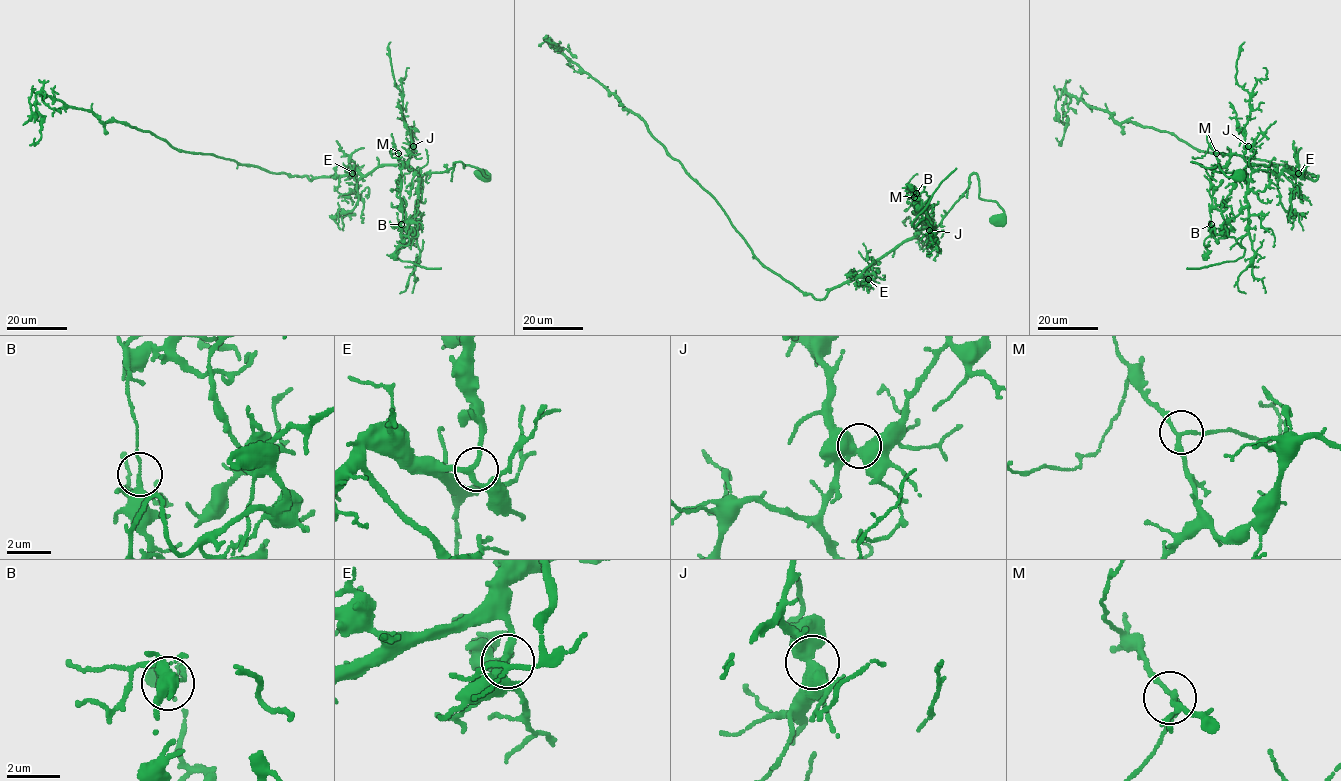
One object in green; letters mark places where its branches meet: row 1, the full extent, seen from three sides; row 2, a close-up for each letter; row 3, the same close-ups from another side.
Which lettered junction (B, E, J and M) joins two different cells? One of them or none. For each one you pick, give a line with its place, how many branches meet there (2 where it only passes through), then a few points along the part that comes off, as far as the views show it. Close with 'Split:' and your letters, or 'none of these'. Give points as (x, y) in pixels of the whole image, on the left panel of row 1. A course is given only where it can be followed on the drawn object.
B: at (401, 224); 2 branches meet; foreign part runs (400, 224), (402, 235), (411, 227), (413, 235), (409, 227), (413, 221), (418, 235), (397, 257), (440, 268)
Split: B

